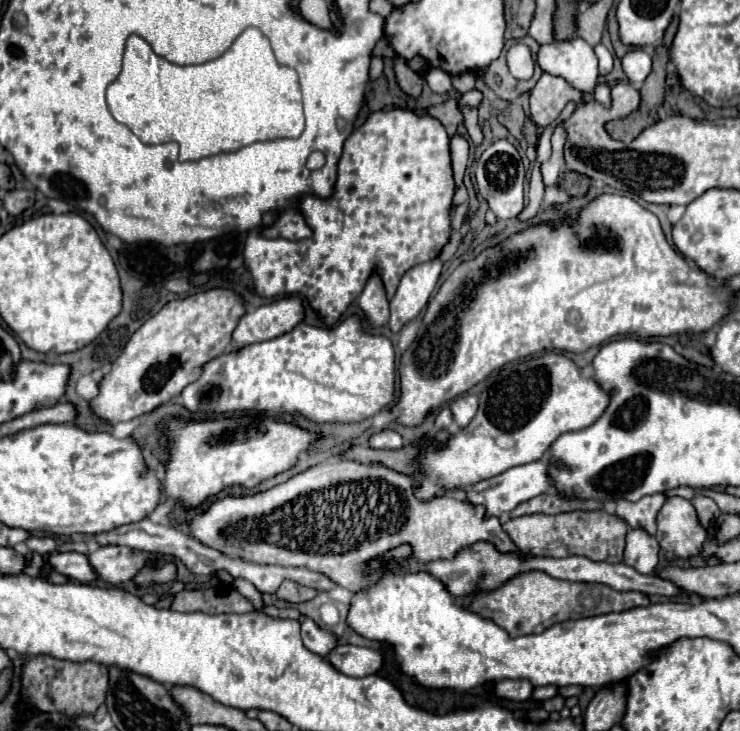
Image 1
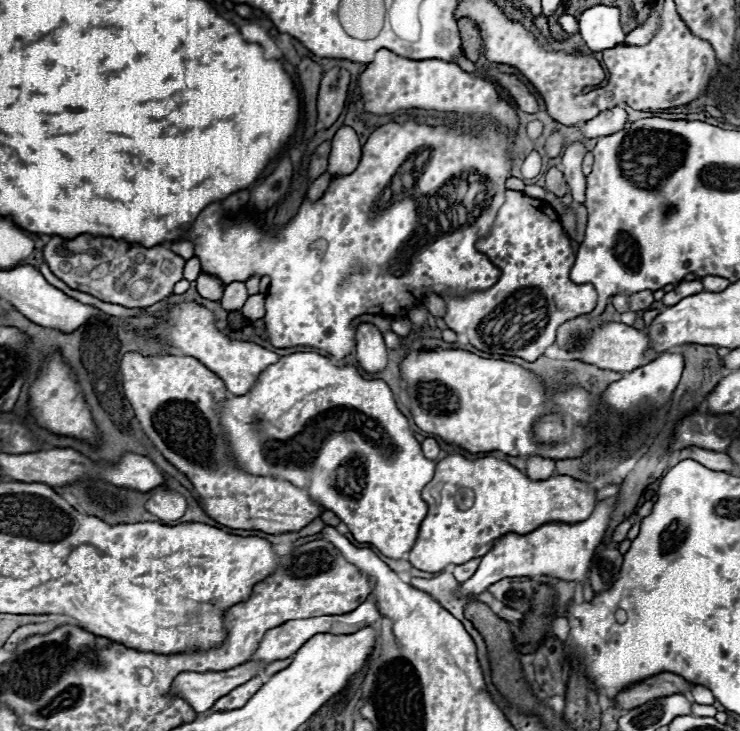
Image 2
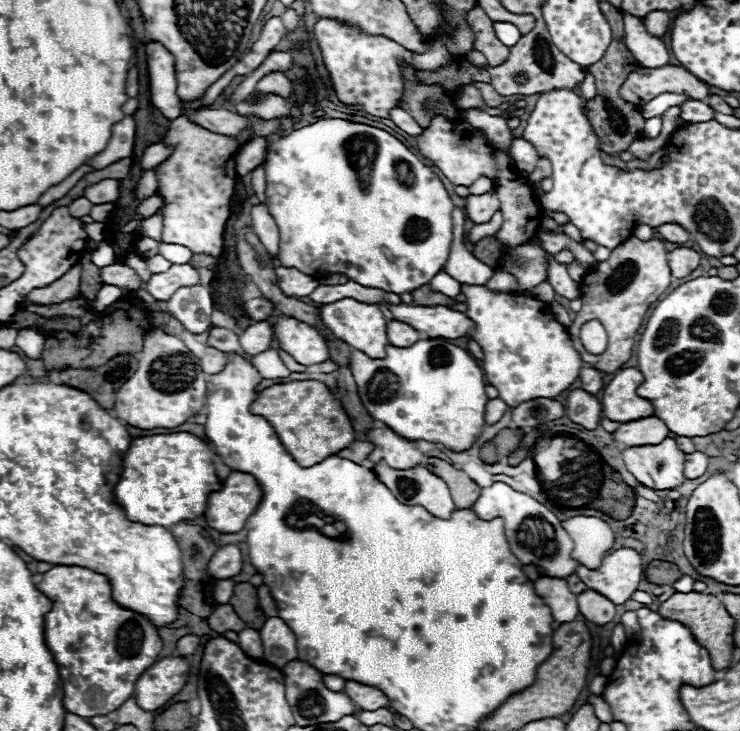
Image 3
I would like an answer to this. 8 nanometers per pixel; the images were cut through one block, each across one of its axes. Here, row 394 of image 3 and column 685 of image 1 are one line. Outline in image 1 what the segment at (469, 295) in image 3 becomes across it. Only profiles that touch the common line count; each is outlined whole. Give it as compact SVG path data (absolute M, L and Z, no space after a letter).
M668 498L668 502L658 512L656 522L656 538L666 550L668 558L696 556L696 552L700 552L704 536L708 536L708 532L698 522L694 506L686 498Z

